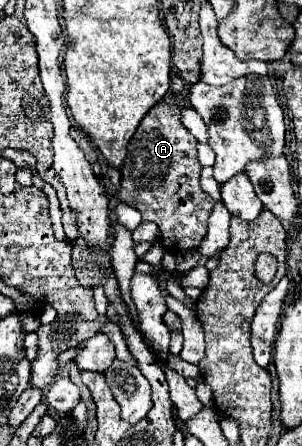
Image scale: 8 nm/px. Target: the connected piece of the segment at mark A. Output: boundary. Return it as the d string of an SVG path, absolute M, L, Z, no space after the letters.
M157 103L137 127L129 141L129 153L121 169L119 201L133 205L145 221L157 223L161 245L173 253L187 253L199 247L207 233L207 221L215 201L199 185L201 163L197 161L197 139L179 121L179 107Z

